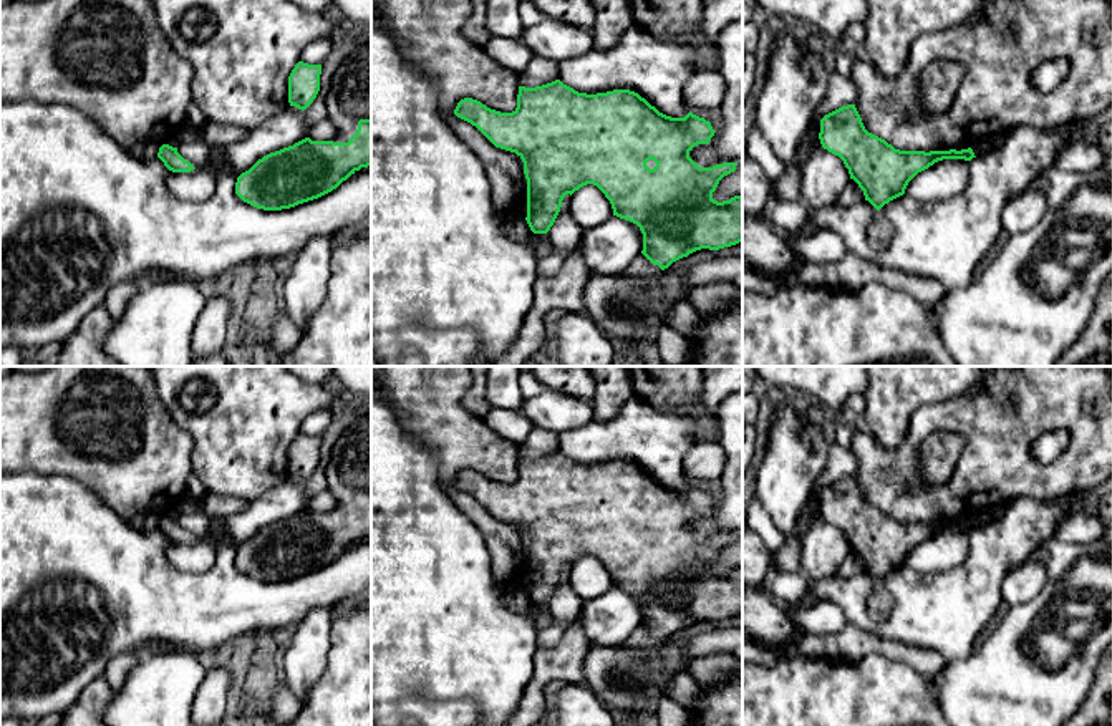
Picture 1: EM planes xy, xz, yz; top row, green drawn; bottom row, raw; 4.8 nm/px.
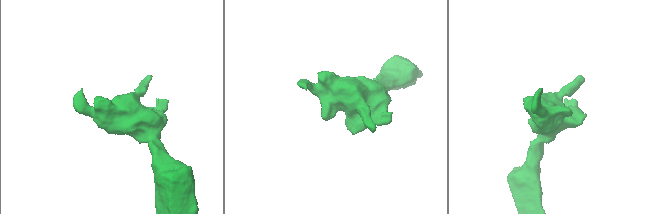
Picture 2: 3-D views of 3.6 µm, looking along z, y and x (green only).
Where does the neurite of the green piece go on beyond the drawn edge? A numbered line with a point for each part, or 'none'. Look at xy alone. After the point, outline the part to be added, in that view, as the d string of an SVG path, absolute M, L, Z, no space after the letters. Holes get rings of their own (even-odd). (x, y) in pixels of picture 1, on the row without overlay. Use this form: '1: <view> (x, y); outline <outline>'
1: xy (350, 466); outline M371 406L343 431L331 449L328 491L336 501L333 514L348 514L360 491L371 491Z

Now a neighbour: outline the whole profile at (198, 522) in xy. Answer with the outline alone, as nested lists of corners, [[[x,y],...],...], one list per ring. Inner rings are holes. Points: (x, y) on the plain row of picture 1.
[[[201,509],[192,514],[181,514],[177,517],[177,524],[184,530],[187,530],[194,539],[202,539],[209,534],[210,519]]]

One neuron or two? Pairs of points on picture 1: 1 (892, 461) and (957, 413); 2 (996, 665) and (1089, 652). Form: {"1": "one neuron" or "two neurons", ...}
{"1": "one neuron", "2": "one neuron"}

